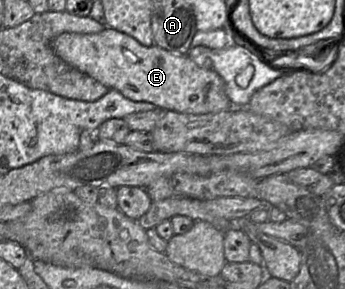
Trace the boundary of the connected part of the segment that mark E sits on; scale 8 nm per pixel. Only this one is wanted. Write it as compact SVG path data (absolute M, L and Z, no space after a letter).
M109 27L98 33L61 33L52 40L51 47L70 66L135 102L149 102L161 110L195 115L217 113L229 110L231 106L225 93L225 83L213 69L200 68L188 55L172 53L156 45L145 47L133 37Z

